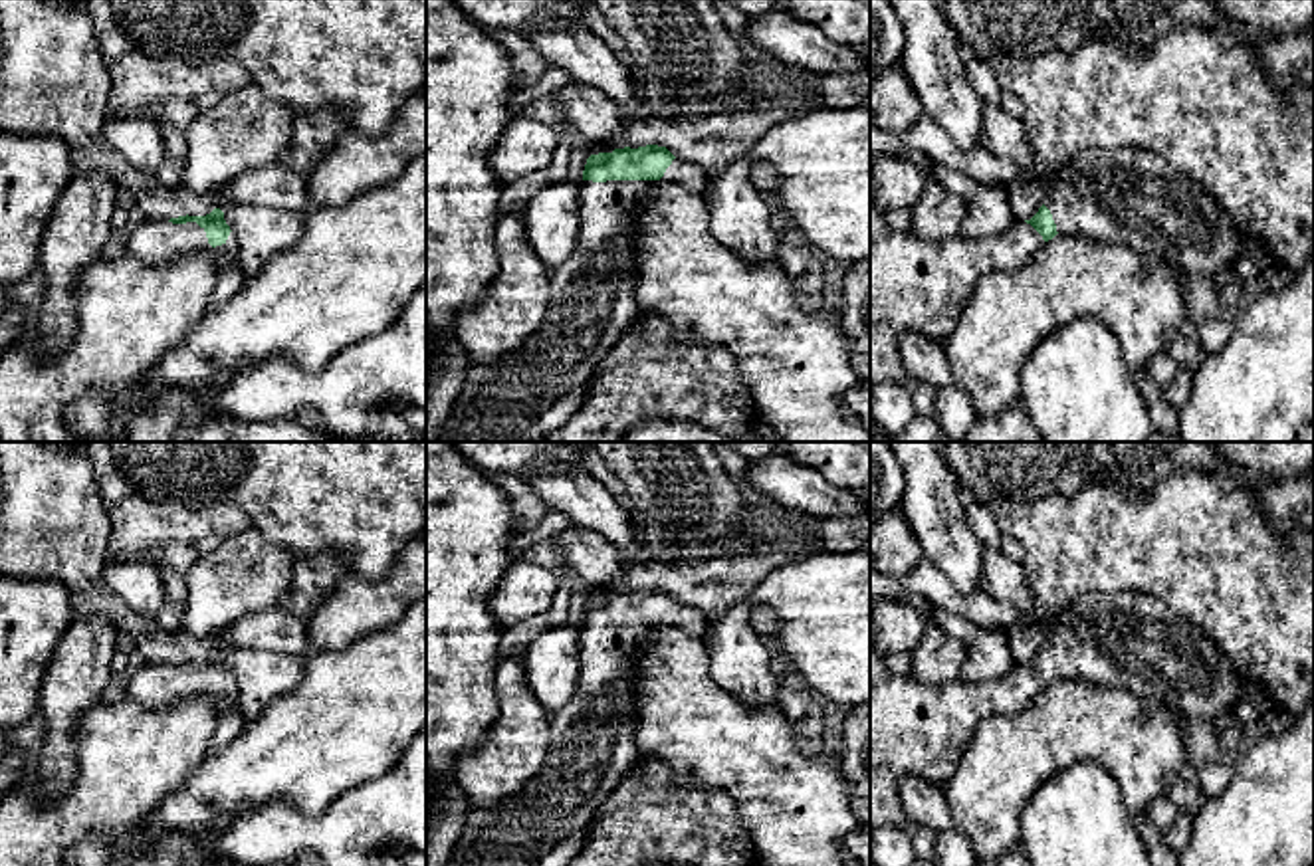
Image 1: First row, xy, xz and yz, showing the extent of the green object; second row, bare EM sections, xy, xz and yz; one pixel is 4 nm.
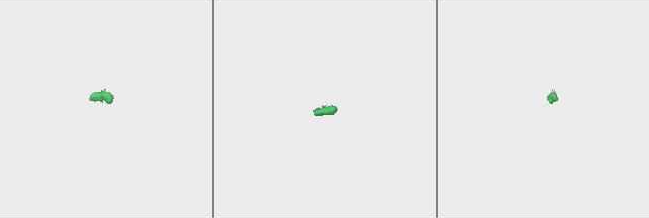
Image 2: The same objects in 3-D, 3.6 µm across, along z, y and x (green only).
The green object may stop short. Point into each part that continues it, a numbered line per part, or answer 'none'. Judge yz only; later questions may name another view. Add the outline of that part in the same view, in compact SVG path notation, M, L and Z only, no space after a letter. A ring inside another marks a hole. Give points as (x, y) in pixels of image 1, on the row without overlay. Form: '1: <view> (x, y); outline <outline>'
1: yz (1130, 641); outline M1138 591L1090 593L1062 606L1044 632L1060 680L1084 680L1165 704L1185 719L1213 721L1241 698L1241 680L1221 648L1159 598Z
2: yz (916, 730); outline M870 644L870 834L884 824L906 828L918 858L931 860L937 832L906 820L898 799L900 781L920 777L945 787L977 723L985 717L1023 711L1044 684L1031 668L1017 662L1001 680L987 684L967 684L961 678L943 684L920 684L910 674L890 674L886 658L888 654Z

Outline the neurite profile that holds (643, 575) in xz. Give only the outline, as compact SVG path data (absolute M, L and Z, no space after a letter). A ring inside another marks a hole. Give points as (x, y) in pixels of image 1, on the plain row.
M771 551L719 557L700 563L636 563L616 593L646 589L666 591L676 602L704 612L721 614L737 600L749 598L759 581L773 569L807 553Z

